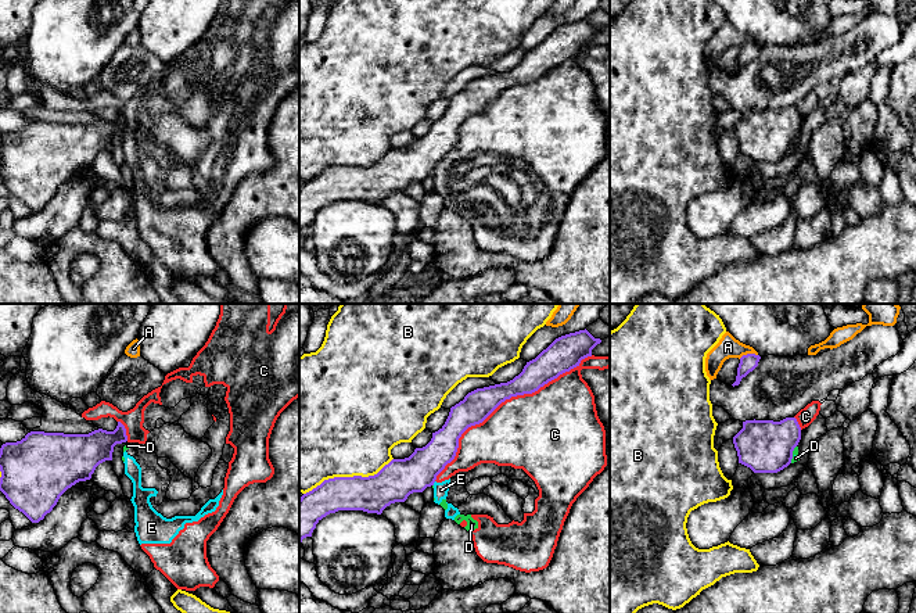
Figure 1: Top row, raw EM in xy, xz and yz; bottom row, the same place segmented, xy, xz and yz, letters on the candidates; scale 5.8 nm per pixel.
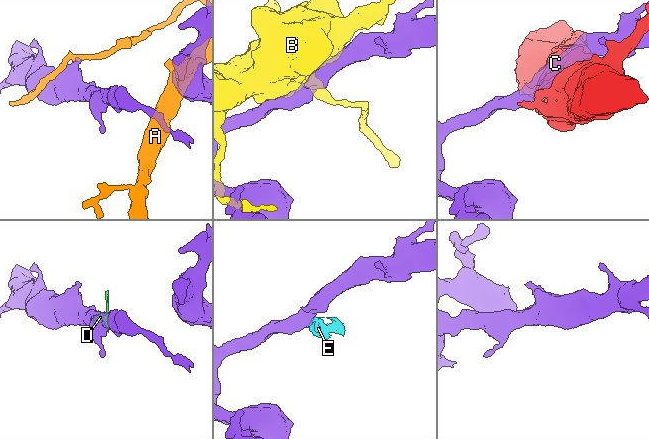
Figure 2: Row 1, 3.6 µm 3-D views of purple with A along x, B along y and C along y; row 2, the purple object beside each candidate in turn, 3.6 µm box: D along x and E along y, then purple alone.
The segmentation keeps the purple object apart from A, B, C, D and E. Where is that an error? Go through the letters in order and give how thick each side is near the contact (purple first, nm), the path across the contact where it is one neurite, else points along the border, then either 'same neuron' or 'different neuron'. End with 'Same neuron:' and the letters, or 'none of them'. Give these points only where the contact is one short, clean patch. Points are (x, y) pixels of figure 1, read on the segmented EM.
A: 100 nm thick on the purple side, 130 nm on the other; different neuron
B: 220 nm thick on the purple side, 500 nm on the other; different neuron
C: 180 nm thick on the purple side, 440 nm on the other; different neuron
D: 300 nm thick on the purple side, 40 nm on the other; border along yz (796, 445), (790, 462); different neuron
E: 220 nm thick on the purple side, 80 nm on the other; border along xz (435, 481), (433, 484); different neuron
Same neuron: none of them

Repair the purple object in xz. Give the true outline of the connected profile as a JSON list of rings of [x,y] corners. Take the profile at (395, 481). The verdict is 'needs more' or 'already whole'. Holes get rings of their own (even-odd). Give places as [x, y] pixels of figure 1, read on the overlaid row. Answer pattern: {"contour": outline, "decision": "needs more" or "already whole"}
{"contour": [[[586,329],[556,338],[522,372],[507,383],[468,392],[450,408],[445,424],[431,441],[405,459],[392,459],[377,474],[324,480],[299,498],[299,544],[312,537],[316,524],[338,510],[363,510],[381,515],[395,502],[405,502],[413,492],[434,485],[437,476],[450,463],[459,438],[471,426],[482,423],[502,402],[532,394],[560,374],[579,366],[600,344]]], "decision": "already whole"}

